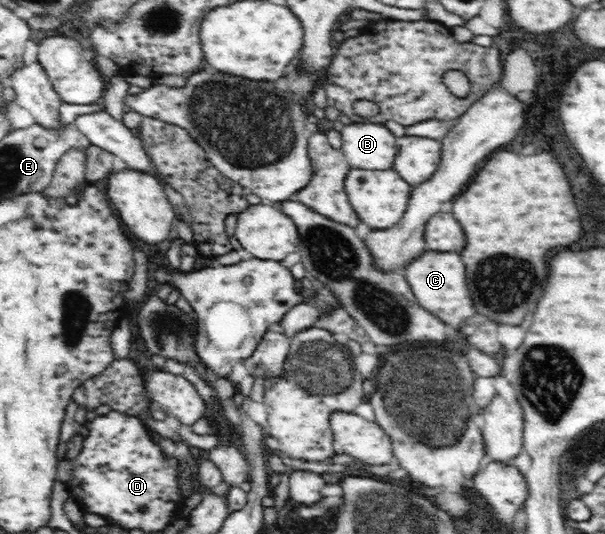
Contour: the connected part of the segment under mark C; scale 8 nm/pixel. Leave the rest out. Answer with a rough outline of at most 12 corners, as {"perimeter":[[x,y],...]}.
{"perimeter":[[426,249],[403,275],[425,310],[475,314],[459,254]]}

